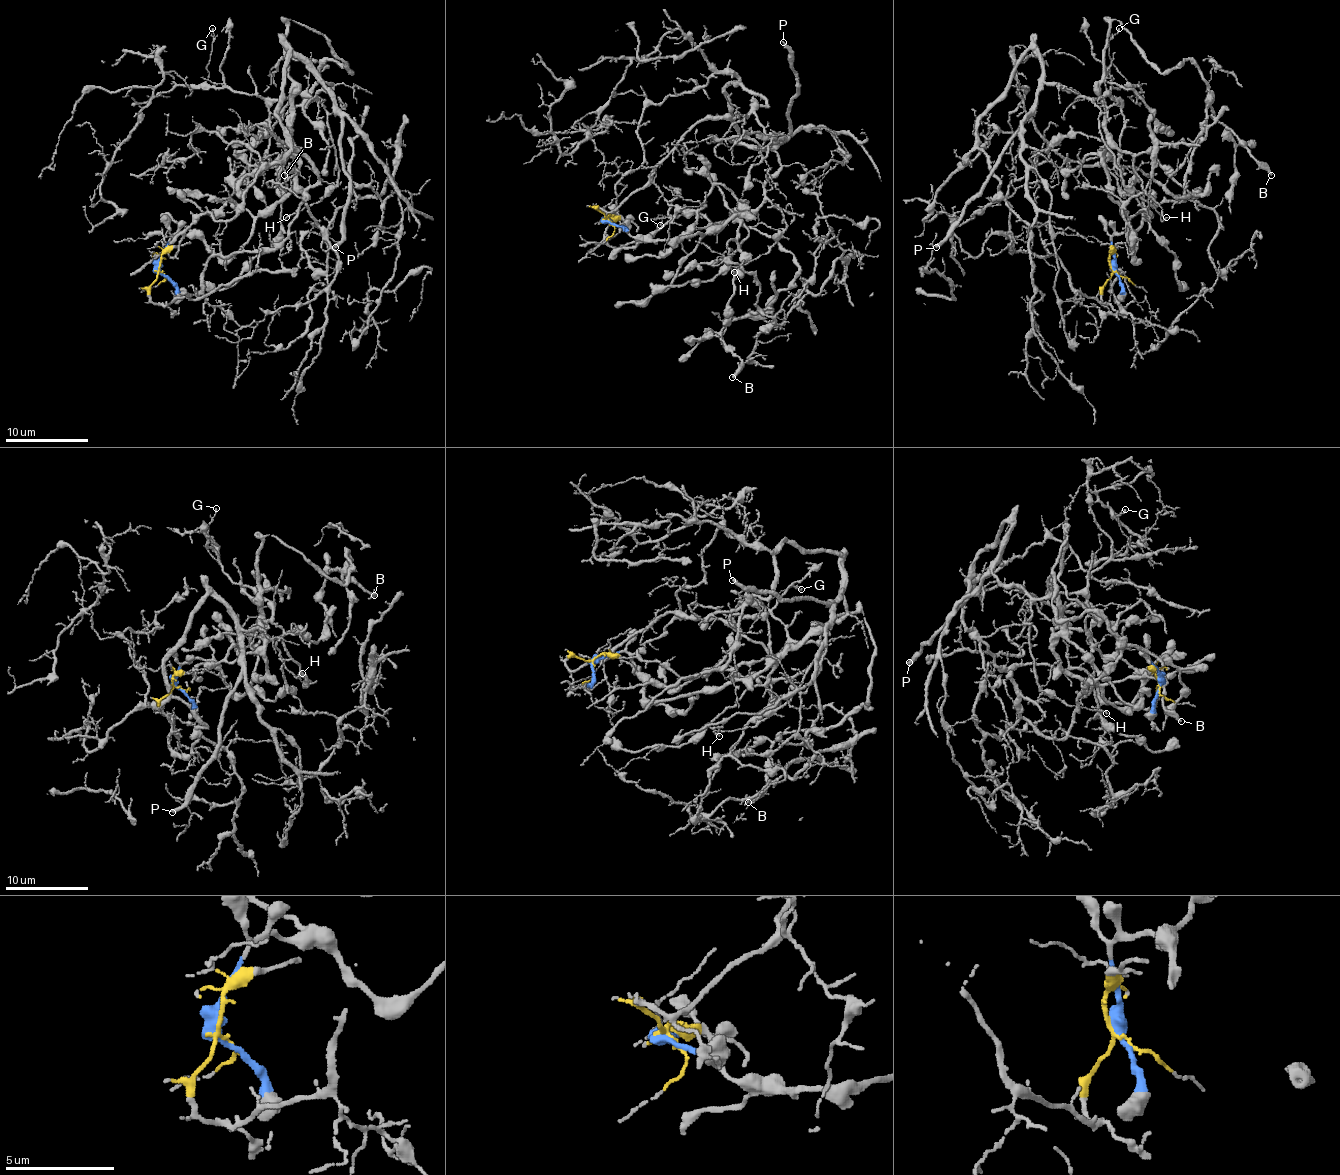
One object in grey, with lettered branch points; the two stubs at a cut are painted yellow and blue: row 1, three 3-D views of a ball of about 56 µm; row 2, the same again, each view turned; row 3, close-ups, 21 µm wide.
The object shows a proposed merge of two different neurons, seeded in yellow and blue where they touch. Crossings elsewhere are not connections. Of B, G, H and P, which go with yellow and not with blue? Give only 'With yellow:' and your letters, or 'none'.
With yellow: G, H, P

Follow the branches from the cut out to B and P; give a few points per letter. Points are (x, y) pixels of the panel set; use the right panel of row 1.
B: (1113, 271), (1111, 237), (1134, 256), (1103, 165), (1115, 19), (1161, 72), (1198, 68), (1270, 176)
P: (1113, 271), (1101, 304), (1074, 289), (1055, 256), (1012, 248), (977, 124), (1035, 50), (1035, 109), (936, 248)

